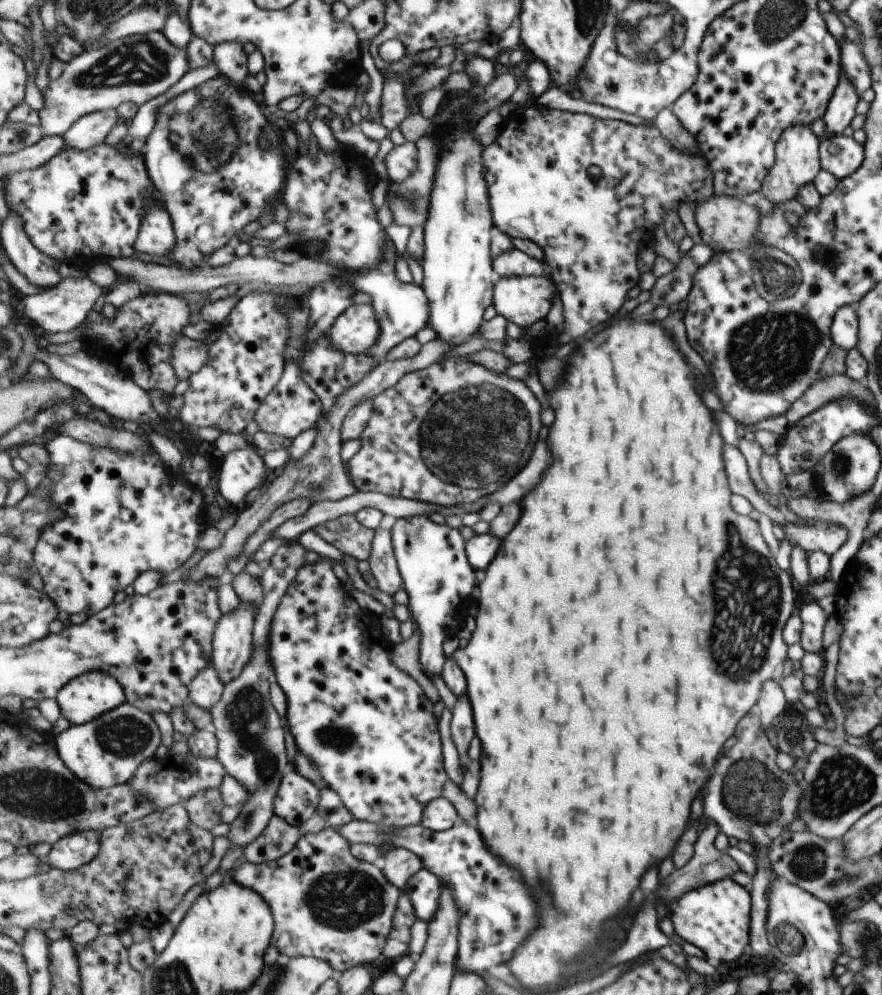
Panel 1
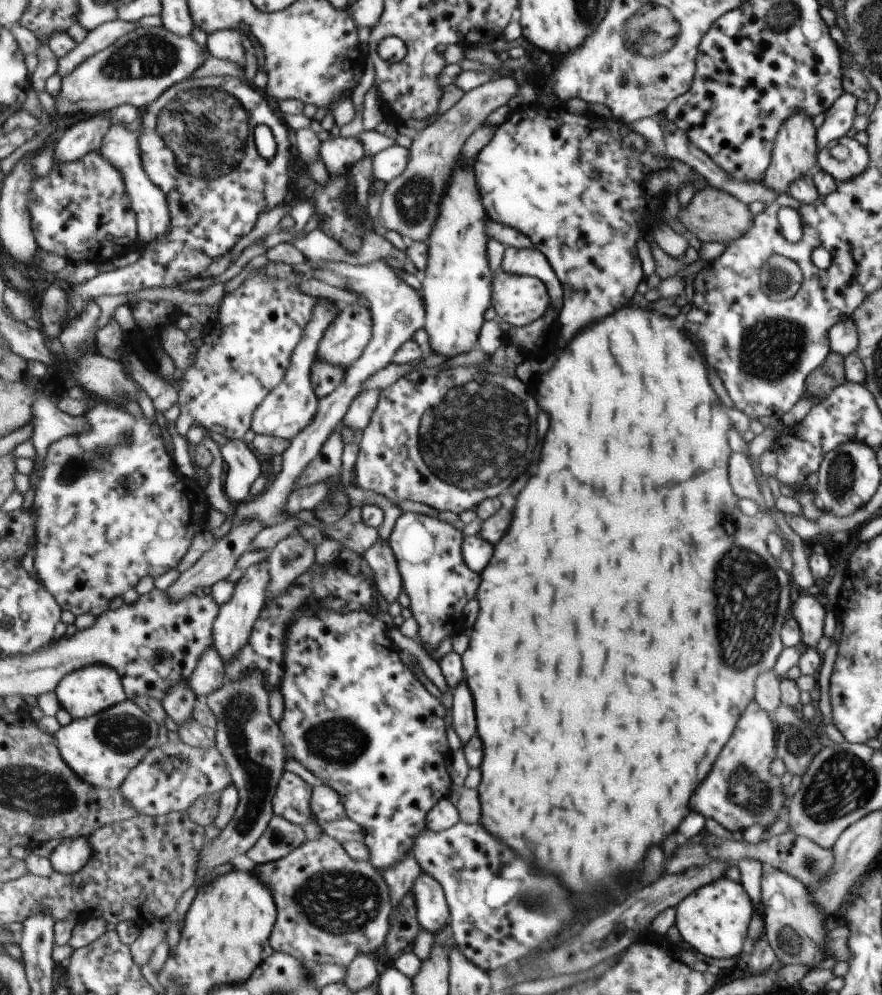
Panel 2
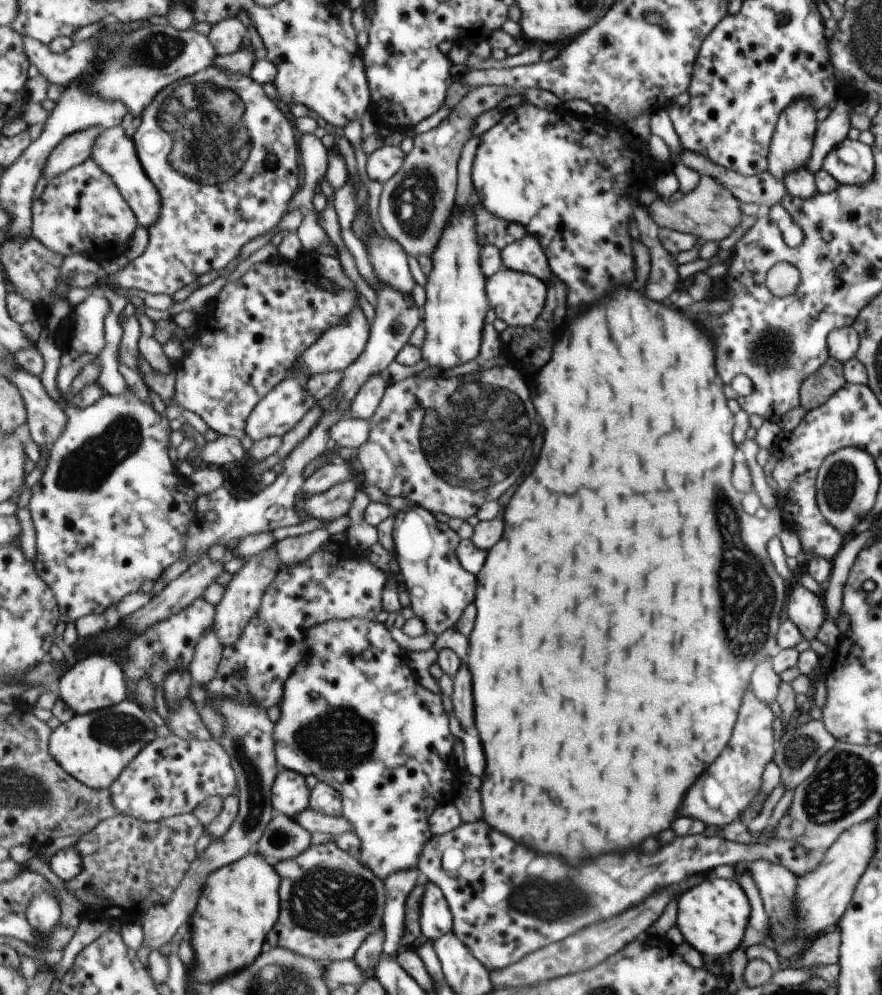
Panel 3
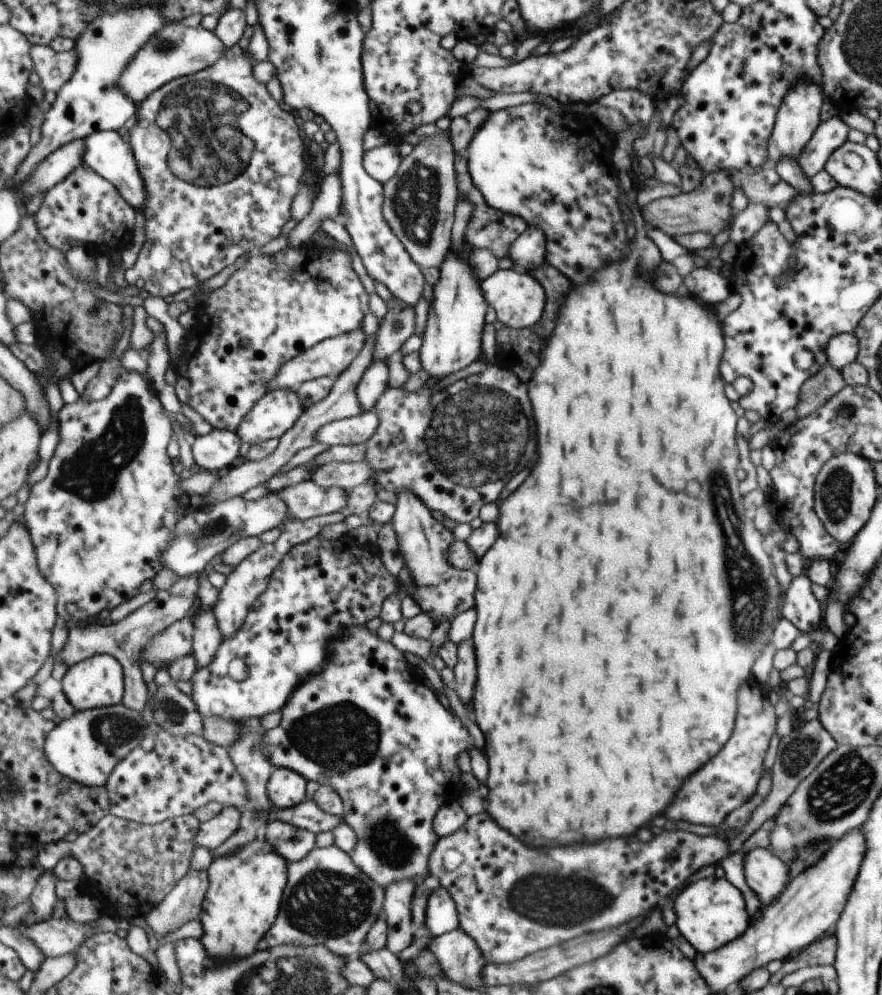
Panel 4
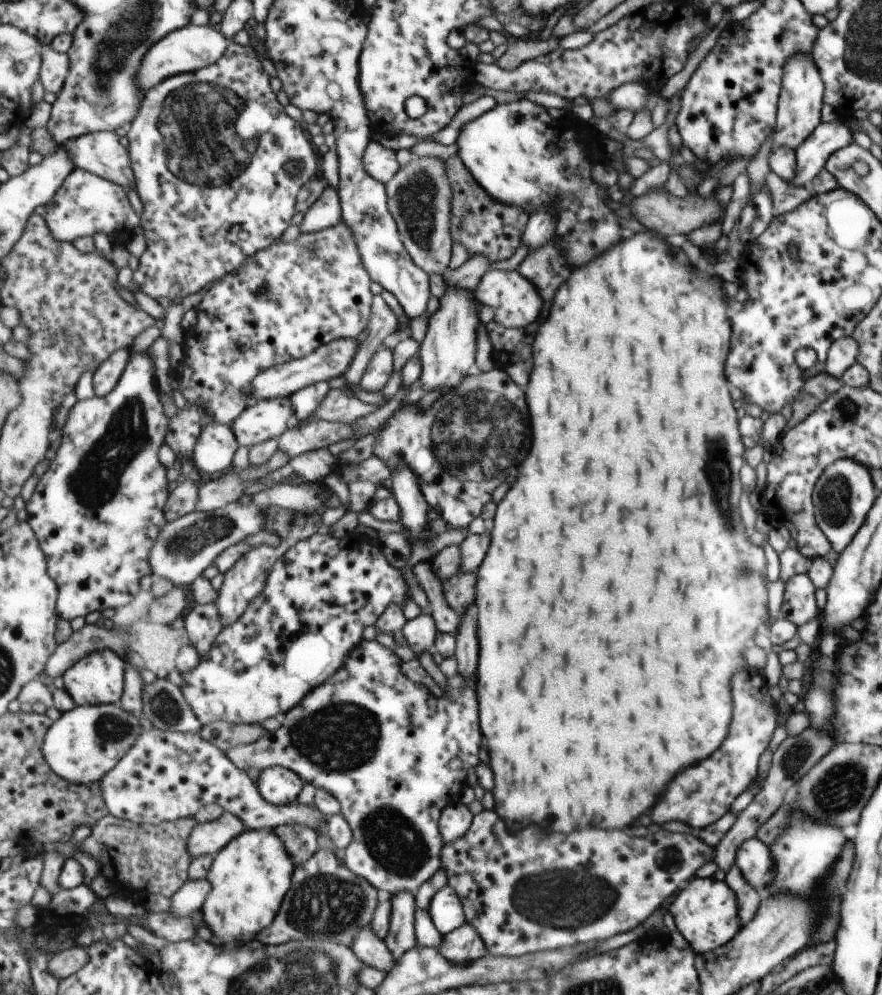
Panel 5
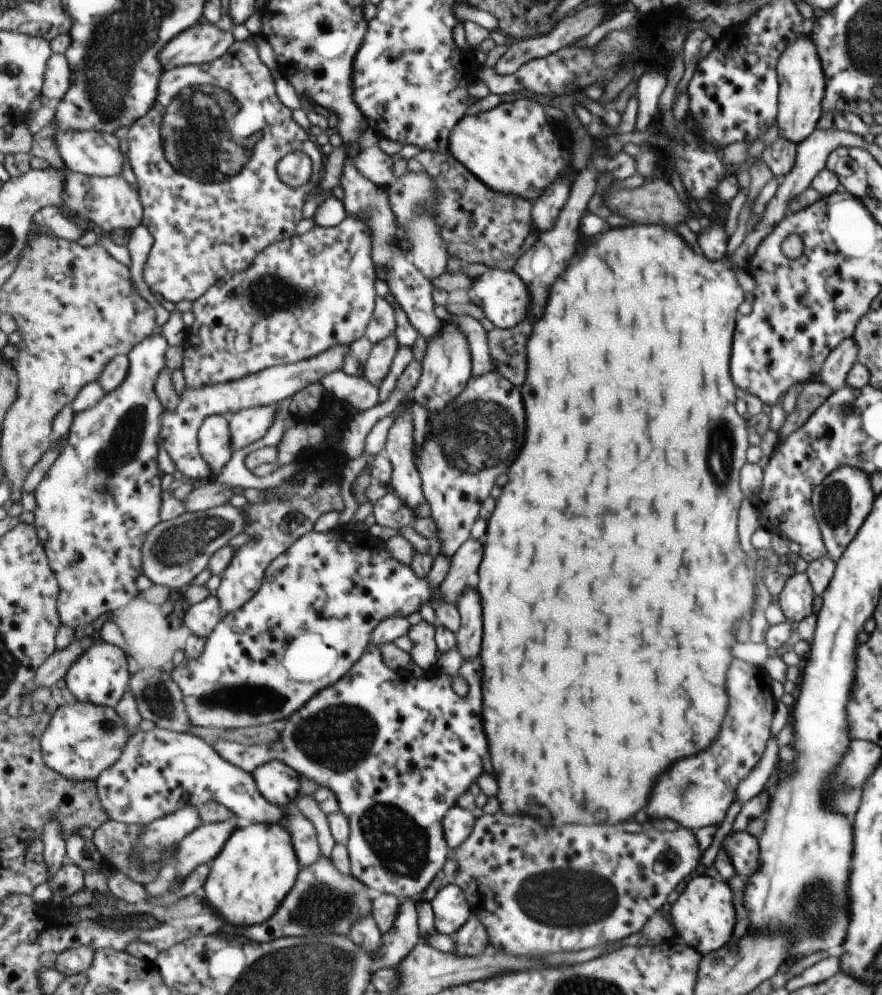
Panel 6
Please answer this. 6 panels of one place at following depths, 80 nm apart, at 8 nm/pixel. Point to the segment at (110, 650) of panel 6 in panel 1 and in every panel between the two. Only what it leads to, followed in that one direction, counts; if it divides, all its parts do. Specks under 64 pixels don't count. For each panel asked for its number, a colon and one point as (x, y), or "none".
1: (85, 698)
2: (90, 690)
3: (98, 682)
4: (99, 681)
5: (98, 679)

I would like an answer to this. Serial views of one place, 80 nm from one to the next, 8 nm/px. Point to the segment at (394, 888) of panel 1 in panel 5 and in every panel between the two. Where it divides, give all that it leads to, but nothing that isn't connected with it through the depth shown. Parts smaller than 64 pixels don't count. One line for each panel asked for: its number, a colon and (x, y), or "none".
2: (332, 907)
3: (331, 903)
4: (329, 901)
5: (328, 901)

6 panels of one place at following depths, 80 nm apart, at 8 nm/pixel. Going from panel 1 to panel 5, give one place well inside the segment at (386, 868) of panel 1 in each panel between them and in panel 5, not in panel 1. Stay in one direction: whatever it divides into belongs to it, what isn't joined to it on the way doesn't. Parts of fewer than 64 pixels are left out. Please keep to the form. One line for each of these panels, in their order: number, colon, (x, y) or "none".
2: (401, 877)
3: (400, 884)
4: (398, 907)
5: (401, 938)

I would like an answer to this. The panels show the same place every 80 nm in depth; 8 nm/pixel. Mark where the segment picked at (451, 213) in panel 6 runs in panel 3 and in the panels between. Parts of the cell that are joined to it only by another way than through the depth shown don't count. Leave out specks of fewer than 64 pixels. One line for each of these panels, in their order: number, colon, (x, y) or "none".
3: (492, 230)
4: (491, 229)
5: (484, 226)

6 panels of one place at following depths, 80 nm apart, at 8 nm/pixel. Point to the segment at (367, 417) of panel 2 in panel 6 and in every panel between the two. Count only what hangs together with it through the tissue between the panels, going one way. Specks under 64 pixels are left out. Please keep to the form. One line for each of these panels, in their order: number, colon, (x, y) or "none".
3: (366, 403)
4: (375, 381)
5: (376, 376)
6: (378, 366)

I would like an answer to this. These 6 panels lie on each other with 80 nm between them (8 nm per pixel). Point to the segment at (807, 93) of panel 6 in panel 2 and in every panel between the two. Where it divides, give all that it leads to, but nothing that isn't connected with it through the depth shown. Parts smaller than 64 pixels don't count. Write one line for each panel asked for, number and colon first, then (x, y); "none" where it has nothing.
2: (794, 150)
3: (791, 145)
4: (798, 116)
5: (800, 102)

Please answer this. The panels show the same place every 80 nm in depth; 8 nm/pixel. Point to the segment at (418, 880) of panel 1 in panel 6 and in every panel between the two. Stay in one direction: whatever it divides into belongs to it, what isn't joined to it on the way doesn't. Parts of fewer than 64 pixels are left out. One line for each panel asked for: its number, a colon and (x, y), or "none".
2: (431, 904)
3: (437, 920)
4: (442, 916)
5: (446, 911)
6: (451, 908)

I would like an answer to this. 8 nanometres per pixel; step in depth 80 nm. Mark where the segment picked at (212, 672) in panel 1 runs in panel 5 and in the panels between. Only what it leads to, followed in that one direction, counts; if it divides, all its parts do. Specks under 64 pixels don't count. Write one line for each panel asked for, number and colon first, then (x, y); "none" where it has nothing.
2: (210, 675)
3: (210, 652)
4: (208, 638)
5: (203, 624)

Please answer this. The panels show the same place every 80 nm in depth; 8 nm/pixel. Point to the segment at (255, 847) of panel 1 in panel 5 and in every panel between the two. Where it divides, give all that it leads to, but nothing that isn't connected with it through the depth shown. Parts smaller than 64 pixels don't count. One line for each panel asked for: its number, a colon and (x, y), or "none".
2: (282, 837)
3: (284, 838)
4: (293, 843)
5: (302, 842)

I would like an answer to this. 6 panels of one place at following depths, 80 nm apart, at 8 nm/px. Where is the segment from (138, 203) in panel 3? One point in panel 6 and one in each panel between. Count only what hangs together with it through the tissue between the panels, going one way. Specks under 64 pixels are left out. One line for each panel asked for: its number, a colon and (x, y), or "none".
4: (106, 152)
5: (102, 153)
6: (96, 154)

